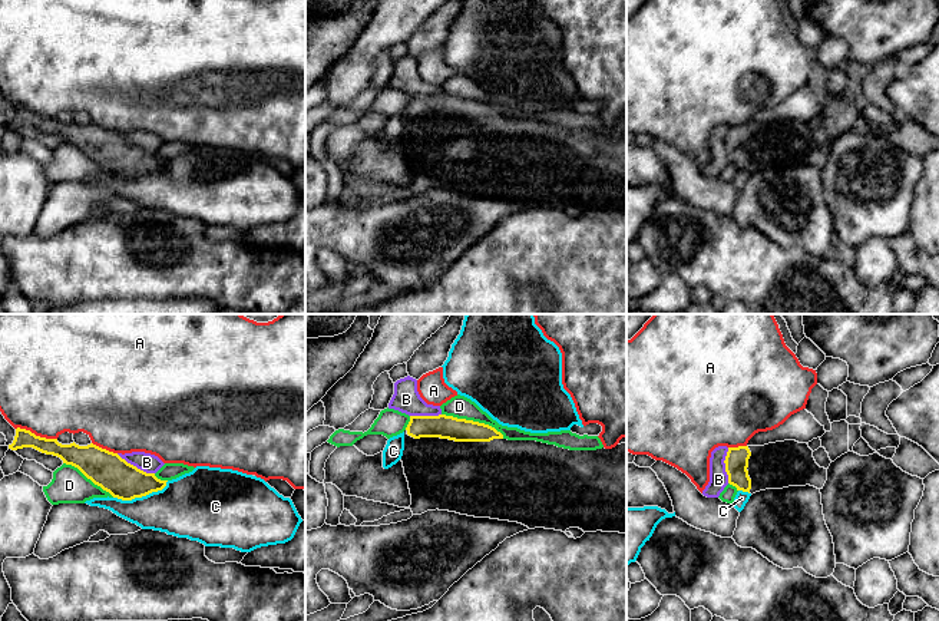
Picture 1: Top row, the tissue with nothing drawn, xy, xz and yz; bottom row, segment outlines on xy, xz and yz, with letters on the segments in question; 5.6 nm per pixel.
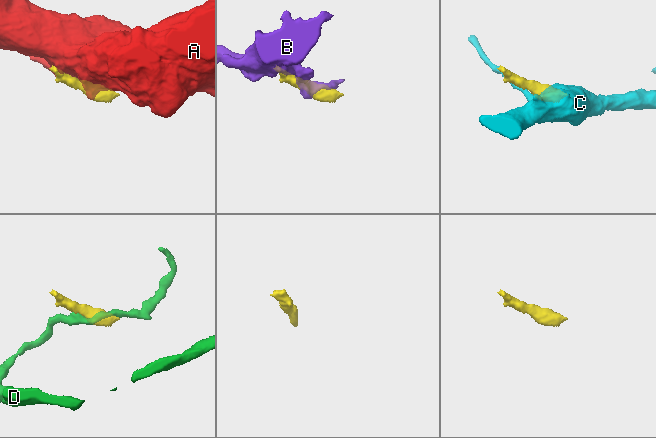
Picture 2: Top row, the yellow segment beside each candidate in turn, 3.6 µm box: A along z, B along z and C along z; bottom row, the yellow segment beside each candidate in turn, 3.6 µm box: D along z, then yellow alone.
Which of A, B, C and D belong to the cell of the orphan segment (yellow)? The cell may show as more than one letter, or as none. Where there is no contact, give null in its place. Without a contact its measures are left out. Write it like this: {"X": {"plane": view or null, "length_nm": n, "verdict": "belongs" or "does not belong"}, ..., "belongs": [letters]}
{"A": {"plane": "xy", "length_nm": 240, "verdict": "does not belong"}, "B": {"plane": "xy", "length_nm": 240, "verdict": "does not belong"}, "C": {"plane": "xy", "length_nm": 320, "verdict": "does not belong"}, "D": {"plane": "xz", "length_nm": 380, "verdict": "does not belong"}, "belongs": []}

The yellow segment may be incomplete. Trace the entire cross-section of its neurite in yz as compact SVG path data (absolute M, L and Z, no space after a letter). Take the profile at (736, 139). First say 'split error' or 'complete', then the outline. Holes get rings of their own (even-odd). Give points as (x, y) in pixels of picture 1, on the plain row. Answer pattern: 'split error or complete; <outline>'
split error; M796 119L728 126L724 142L728 162L751 174L806 163L823 168L827 159L827 148L816 142L809 123Z

